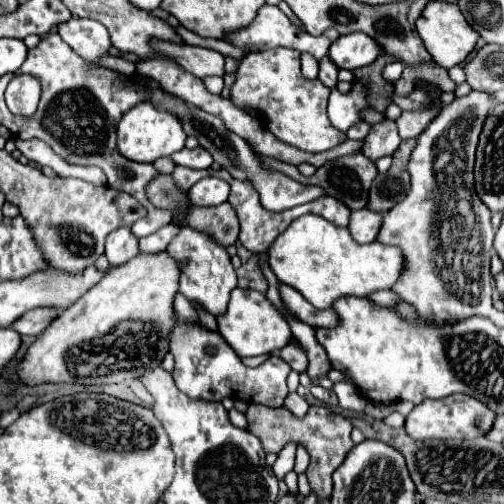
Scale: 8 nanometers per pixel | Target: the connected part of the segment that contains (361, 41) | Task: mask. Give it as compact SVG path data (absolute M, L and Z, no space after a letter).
M350 33L350 35L340 35L338 41L334 41L328 49L328 57L334 61L338 69L358 69L370 65L378 55L380 47L376 41L372 41L364 33Z

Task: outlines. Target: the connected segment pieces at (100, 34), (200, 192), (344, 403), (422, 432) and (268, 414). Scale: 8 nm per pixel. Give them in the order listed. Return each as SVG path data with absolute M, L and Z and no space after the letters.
M70 19L58 25L60 37L88 63L96 65L98 57L106 55L110 47L110 35L106 27L92 19Z
M216 177L200 179L196 185L190 187L190 203L198 207L220 205L228 201L228 195L230 195L230 185L224 179Z
M340 381L340 383L334 383L334 393L338 395L342 409L350 409L350 411L356 411L356 413L364 411L366 399L356 391L356 387L352 389L346 381Z
M448 395L444 399L424 401L406 417L404 429L412 439L476 439L490 431L496 415L482 407L480 401L468 395Z
M248 405L246 419L248 419L248 431L262 441L262 447L266 453L278 453L284 447L284 443L288 443L288 441L302 443L310 453L310 467L306 471L310 487L318 493L318 499L330 497L332 473L342 465L348 451L354 447L354 443L350 439L352 423L348 419L344 419L342 415L330 413L324 405L312 405L310 411L306 413L306 417L302 417L302 419L296 419L284 407Z

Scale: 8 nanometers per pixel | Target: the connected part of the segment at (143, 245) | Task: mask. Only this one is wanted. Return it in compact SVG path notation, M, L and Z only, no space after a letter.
M166 225L162 227L160 231L148 235L148 237L142 237L140 239L140 251L142 253L162 253L166 249L166 245L170 243L172 235L176 235L176 225Z

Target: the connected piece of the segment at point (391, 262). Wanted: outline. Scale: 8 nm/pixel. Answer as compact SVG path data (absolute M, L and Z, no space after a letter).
M302 215L276 237L268 249L268 263L278 281L298 289L316 309L330 309L338 297L354 295L368 297L382 289L392 289L406 269L406 259L400 247L378 241L360 245L348 229L334 227L322 217Z

